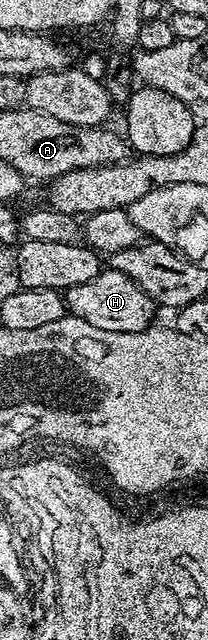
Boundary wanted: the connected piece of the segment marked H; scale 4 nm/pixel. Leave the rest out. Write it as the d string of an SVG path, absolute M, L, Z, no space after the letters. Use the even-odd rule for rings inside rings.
M107 267L97 274L89 283L77 283L65 291L67 313L73 317L80 317L85 323L93 327L101 327L101 331L121 331L122 333L136 333L152 328L157 312L157 306L141 287L129 275L121 275L121 271Z

